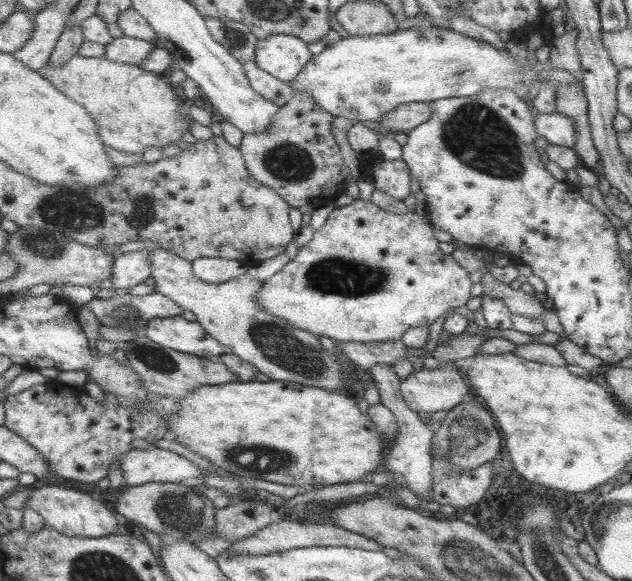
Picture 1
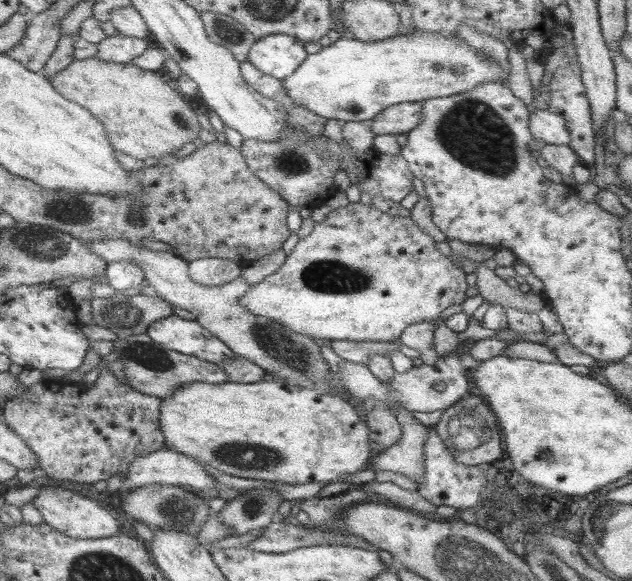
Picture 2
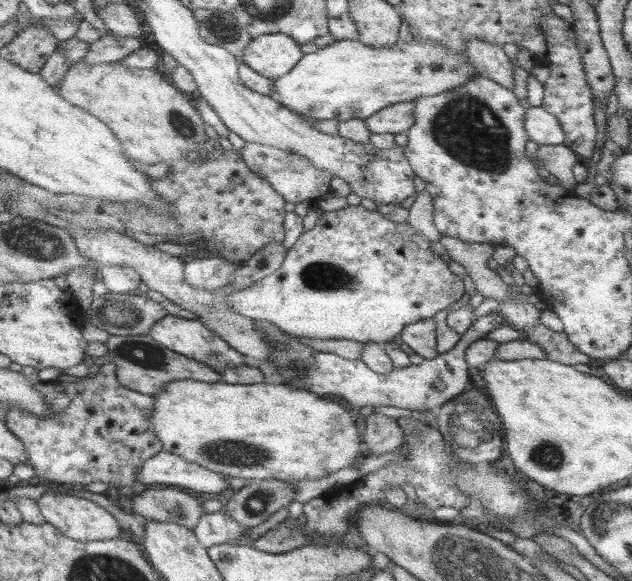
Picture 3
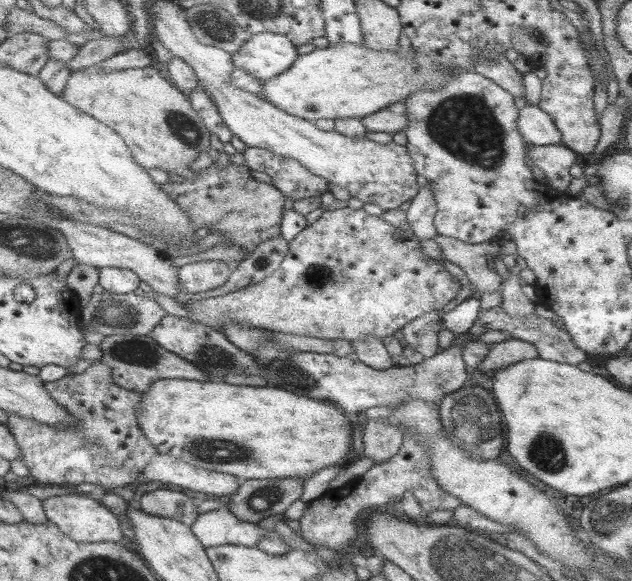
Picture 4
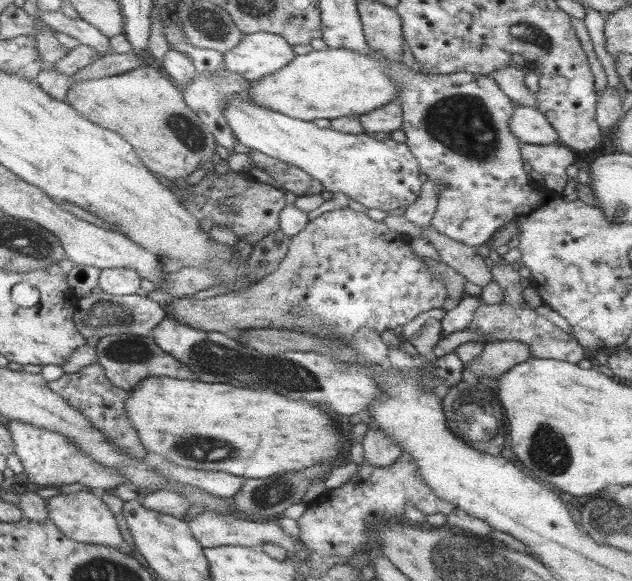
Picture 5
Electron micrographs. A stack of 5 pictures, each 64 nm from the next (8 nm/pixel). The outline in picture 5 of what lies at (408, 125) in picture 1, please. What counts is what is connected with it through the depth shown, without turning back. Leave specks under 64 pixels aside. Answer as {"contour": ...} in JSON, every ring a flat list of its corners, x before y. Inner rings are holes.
{"contour":[[395,100,359,116,359,121,366,133,400,130,403,121,403,110]]}

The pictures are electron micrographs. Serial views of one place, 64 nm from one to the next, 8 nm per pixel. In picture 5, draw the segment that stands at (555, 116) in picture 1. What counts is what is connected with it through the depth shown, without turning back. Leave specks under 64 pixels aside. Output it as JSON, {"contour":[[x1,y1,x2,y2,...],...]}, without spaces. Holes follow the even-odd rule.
{"contour":[[520,105,515,107,509,122,512,134,522,143,552,144,558,143,556,129,537,108]]}

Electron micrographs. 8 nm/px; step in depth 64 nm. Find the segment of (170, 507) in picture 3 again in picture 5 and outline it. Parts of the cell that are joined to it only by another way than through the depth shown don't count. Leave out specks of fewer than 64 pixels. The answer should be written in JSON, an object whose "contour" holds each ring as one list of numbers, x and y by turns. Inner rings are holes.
{"contour":[[160,489,142,493,139,497,142,506,160,513,170,514,180,520,185,520,185,514,191,507,189,500,172,490]]}

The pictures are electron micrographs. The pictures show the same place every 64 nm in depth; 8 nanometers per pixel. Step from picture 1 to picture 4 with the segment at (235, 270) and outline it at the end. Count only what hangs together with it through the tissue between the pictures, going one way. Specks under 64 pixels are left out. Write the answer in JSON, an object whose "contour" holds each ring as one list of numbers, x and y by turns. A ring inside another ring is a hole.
{"contour":[[221,260,193,262,178,269,181,292,191,294,218,288,231,275,228,264]]}

